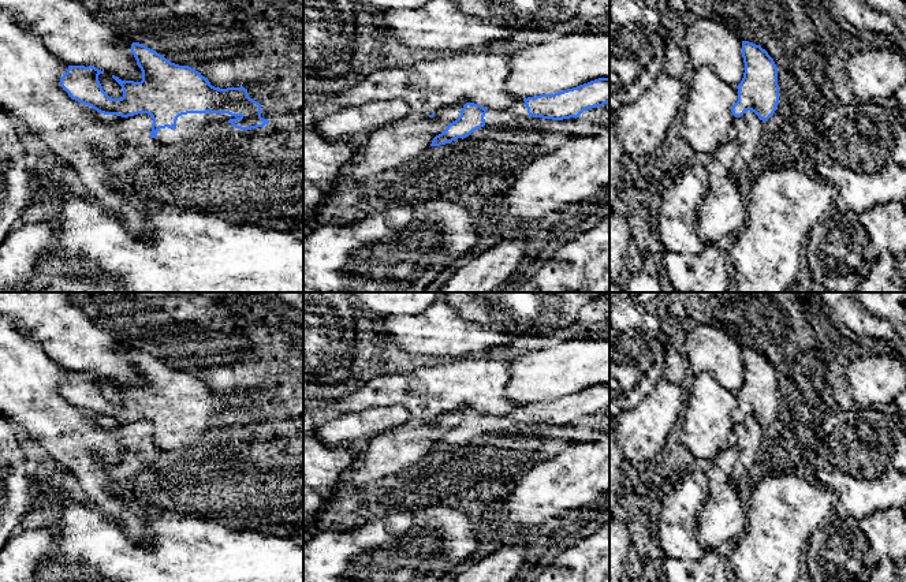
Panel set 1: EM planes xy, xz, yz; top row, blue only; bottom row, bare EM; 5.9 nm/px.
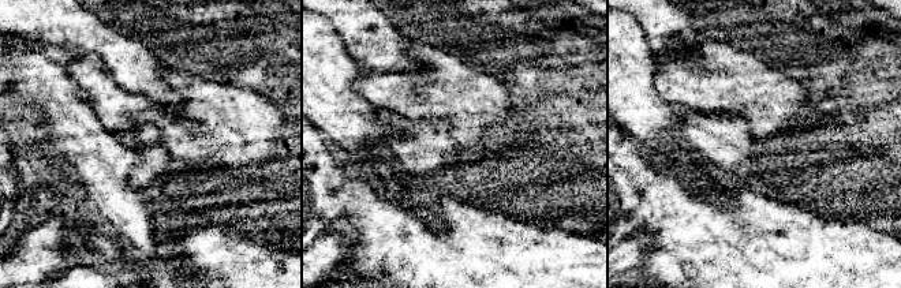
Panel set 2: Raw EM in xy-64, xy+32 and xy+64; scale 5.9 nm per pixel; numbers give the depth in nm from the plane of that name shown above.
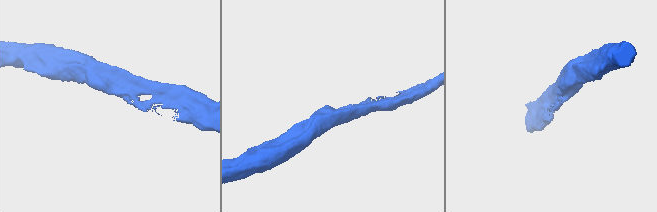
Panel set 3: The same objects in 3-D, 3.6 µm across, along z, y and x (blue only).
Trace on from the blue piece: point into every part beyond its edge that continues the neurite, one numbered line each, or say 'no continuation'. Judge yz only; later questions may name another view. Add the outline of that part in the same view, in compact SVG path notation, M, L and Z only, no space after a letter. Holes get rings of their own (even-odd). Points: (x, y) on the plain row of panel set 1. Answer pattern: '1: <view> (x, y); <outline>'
no continuation

